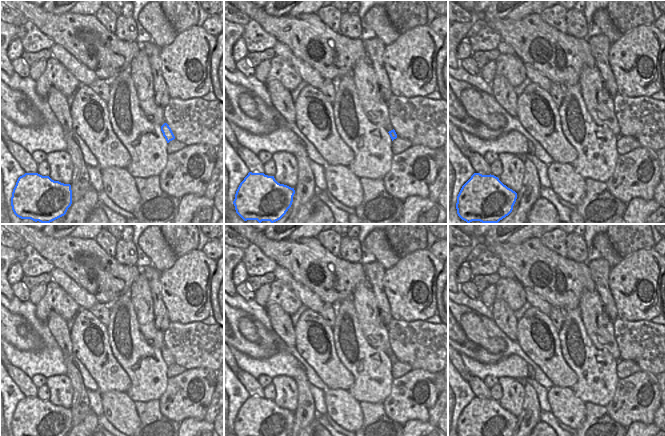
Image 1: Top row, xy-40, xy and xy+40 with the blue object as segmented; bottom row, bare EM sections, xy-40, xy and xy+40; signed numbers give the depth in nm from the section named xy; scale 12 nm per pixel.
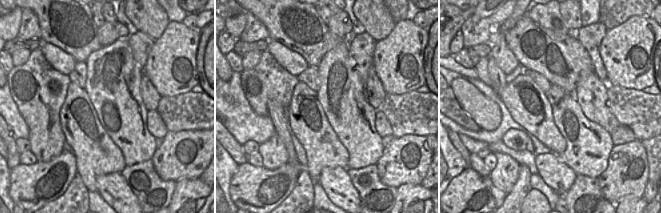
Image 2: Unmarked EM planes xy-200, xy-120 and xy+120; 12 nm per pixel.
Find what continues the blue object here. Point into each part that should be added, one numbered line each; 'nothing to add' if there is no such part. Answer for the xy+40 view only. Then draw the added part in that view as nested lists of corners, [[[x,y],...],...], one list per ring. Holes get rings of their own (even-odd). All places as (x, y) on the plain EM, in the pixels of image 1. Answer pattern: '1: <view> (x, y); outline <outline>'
nothing to add

